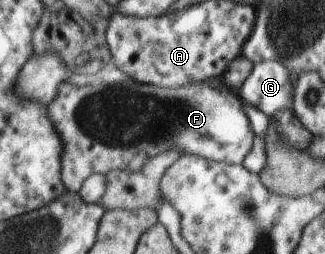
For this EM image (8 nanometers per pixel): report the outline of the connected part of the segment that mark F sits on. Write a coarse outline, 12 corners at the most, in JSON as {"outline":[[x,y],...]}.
{"outline":[[64,82],[62,176],[146,170],[167,150],[243,165],[245,103],[207,83]]}

